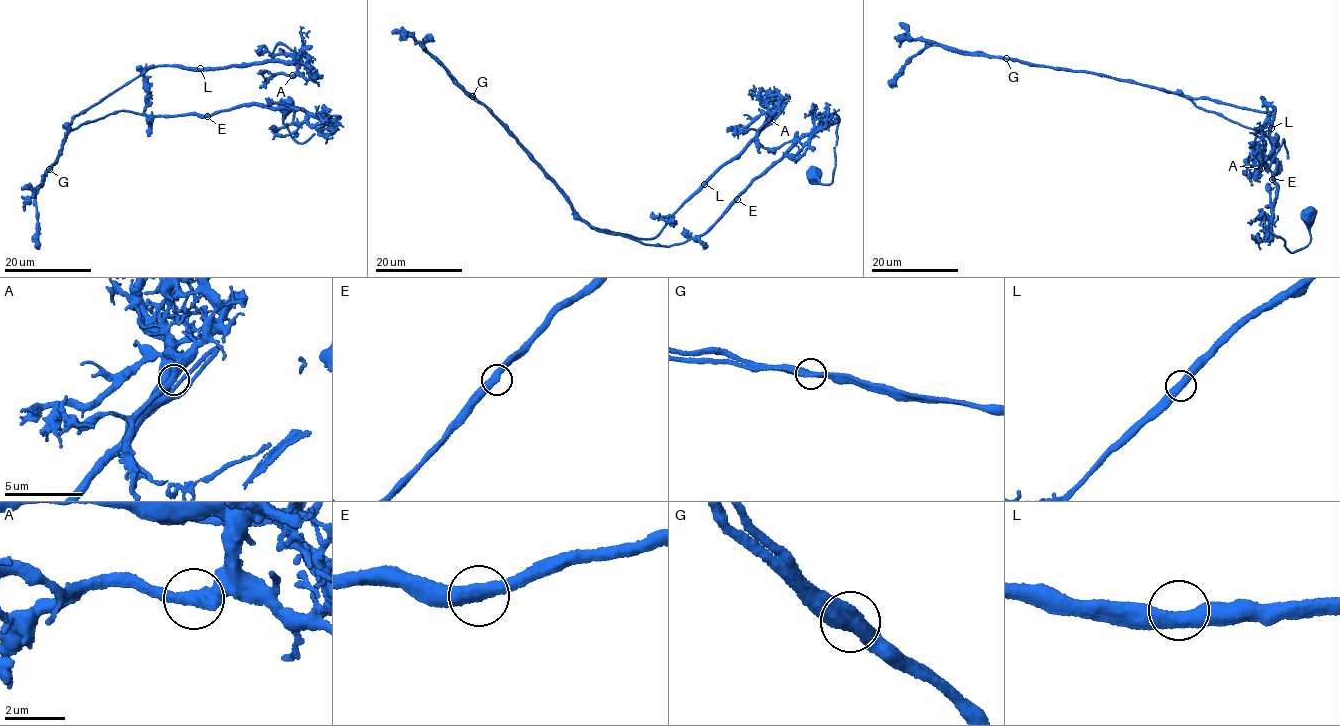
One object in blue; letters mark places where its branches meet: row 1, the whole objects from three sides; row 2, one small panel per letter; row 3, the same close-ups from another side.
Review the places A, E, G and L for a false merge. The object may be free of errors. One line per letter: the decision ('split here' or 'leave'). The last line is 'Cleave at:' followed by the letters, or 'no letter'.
A: leave
E: leave
G: split here
L: leave
Cleave at: G

